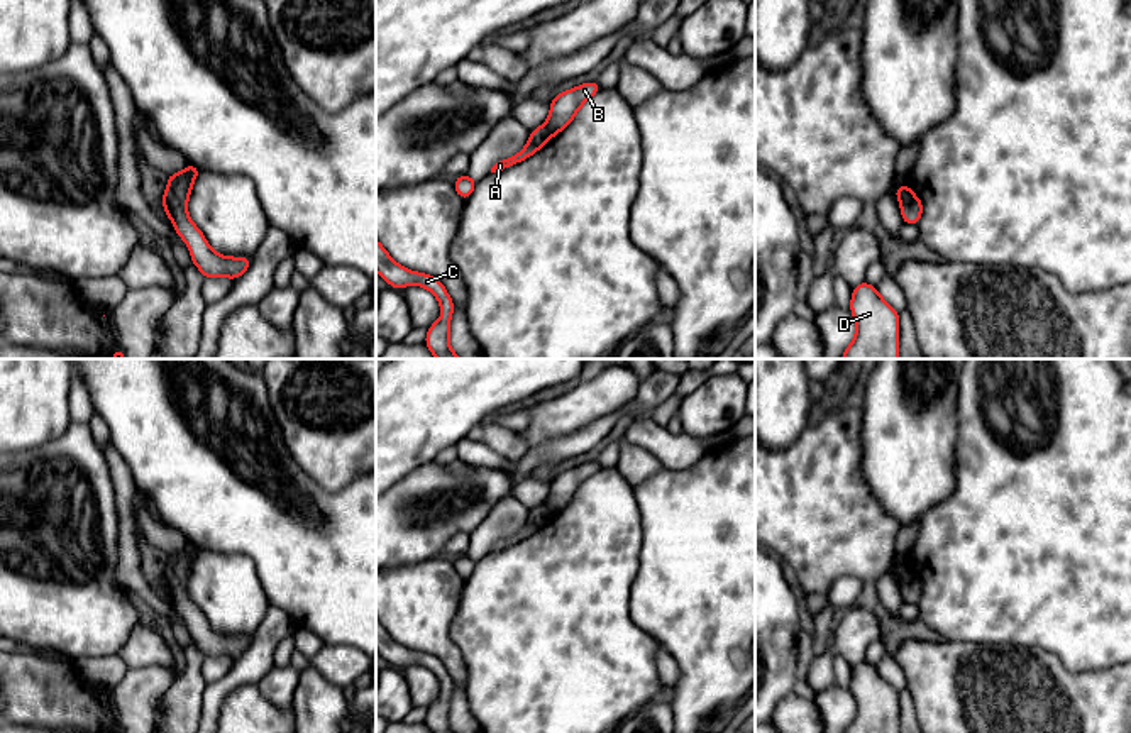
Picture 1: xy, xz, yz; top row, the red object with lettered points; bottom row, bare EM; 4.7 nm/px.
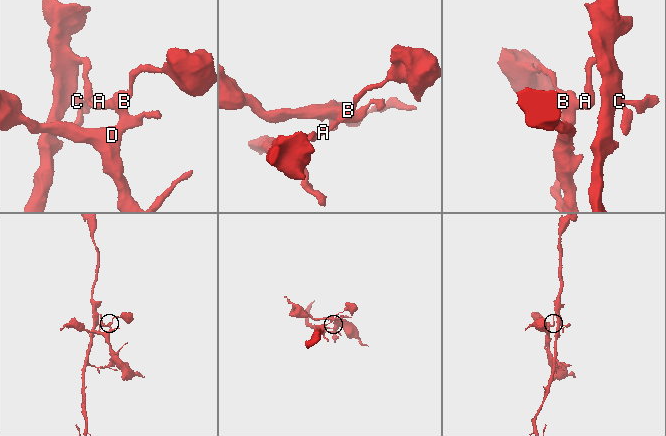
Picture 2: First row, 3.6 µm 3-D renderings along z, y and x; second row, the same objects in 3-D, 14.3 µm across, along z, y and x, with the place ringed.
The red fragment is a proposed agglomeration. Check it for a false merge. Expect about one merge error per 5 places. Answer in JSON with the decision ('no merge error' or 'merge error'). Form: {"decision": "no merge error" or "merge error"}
{"decision": "merge error"}

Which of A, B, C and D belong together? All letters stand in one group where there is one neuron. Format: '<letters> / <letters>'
A C / B D

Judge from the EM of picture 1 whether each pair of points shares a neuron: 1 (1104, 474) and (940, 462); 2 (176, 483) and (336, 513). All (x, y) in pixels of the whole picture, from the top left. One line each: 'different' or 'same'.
1: different
2: same

